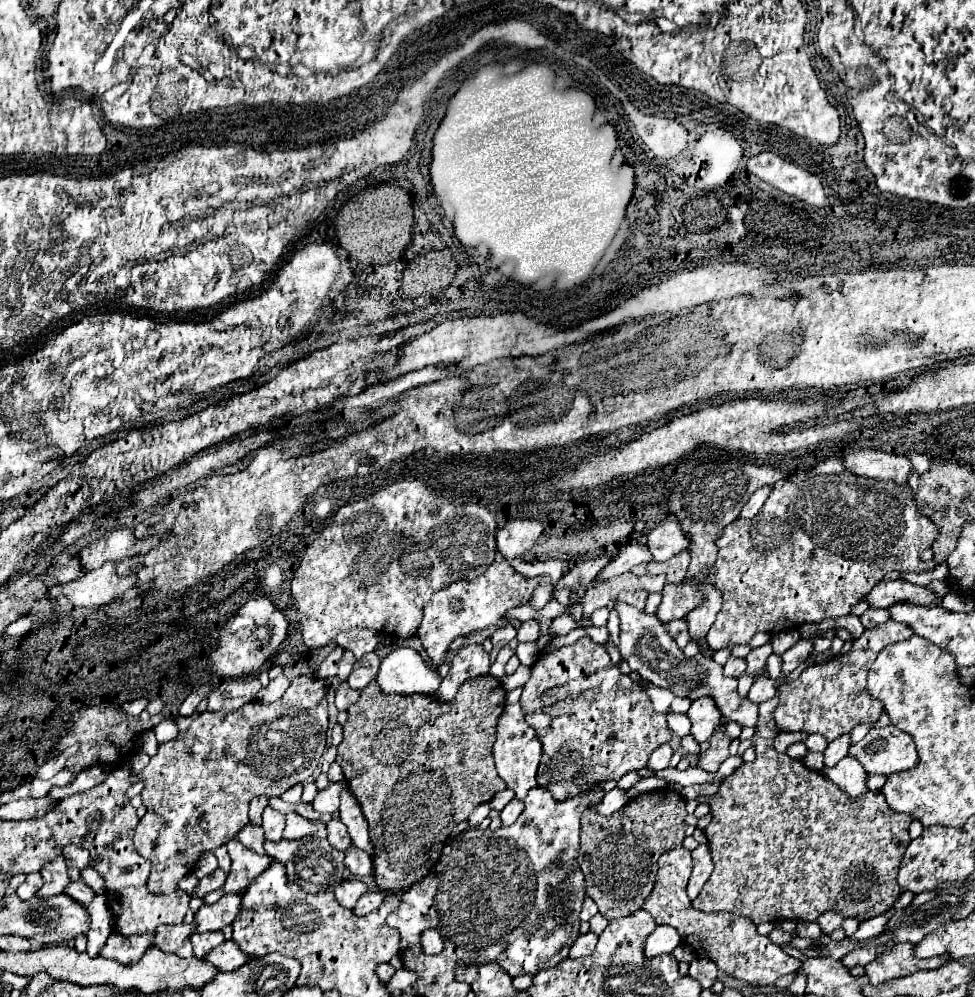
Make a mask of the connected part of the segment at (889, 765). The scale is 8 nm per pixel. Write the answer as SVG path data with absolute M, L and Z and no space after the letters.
M897 726L871 730L861 742L849 748L849 754L855 756L869 774L883 776L909 770L919 762L913 738Z

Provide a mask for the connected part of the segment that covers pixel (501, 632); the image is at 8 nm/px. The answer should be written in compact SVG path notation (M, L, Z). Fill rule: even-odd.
M503 626L503 628L499 628L499 630L495 630L495 634L493 634L493 644L497 644L497 642L501 642L501 640L505 640L505 642L509 642L509 640L513 640L517 636L517 630L513 628L513 626Z

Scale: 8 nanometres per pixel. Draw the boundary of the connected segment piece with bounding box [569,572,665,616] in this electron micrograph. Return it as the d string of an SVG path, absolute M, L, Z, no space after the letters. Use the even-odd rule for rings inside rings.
M625 573L605 582L593 580L587 588L583 598L577 596L577 592L571 592L569 606L579 602L583 606L583 614L589 616L597 608L607 606L611 600L615 600L622 591L646 590L649 593L660 593L665 586L665 576L641 576L637 577L631 573Z

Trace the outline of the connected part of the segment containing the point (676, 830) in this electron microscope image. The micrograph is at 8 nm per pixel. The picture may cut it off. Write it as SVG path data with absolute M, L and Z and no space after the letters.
M673 788L647 792L611 816L601 816L591 808L583 812L579 866L585 874L587 896L607 920L629 916L643 906L653 888L659 856L683 844L685 816L685 798Z

